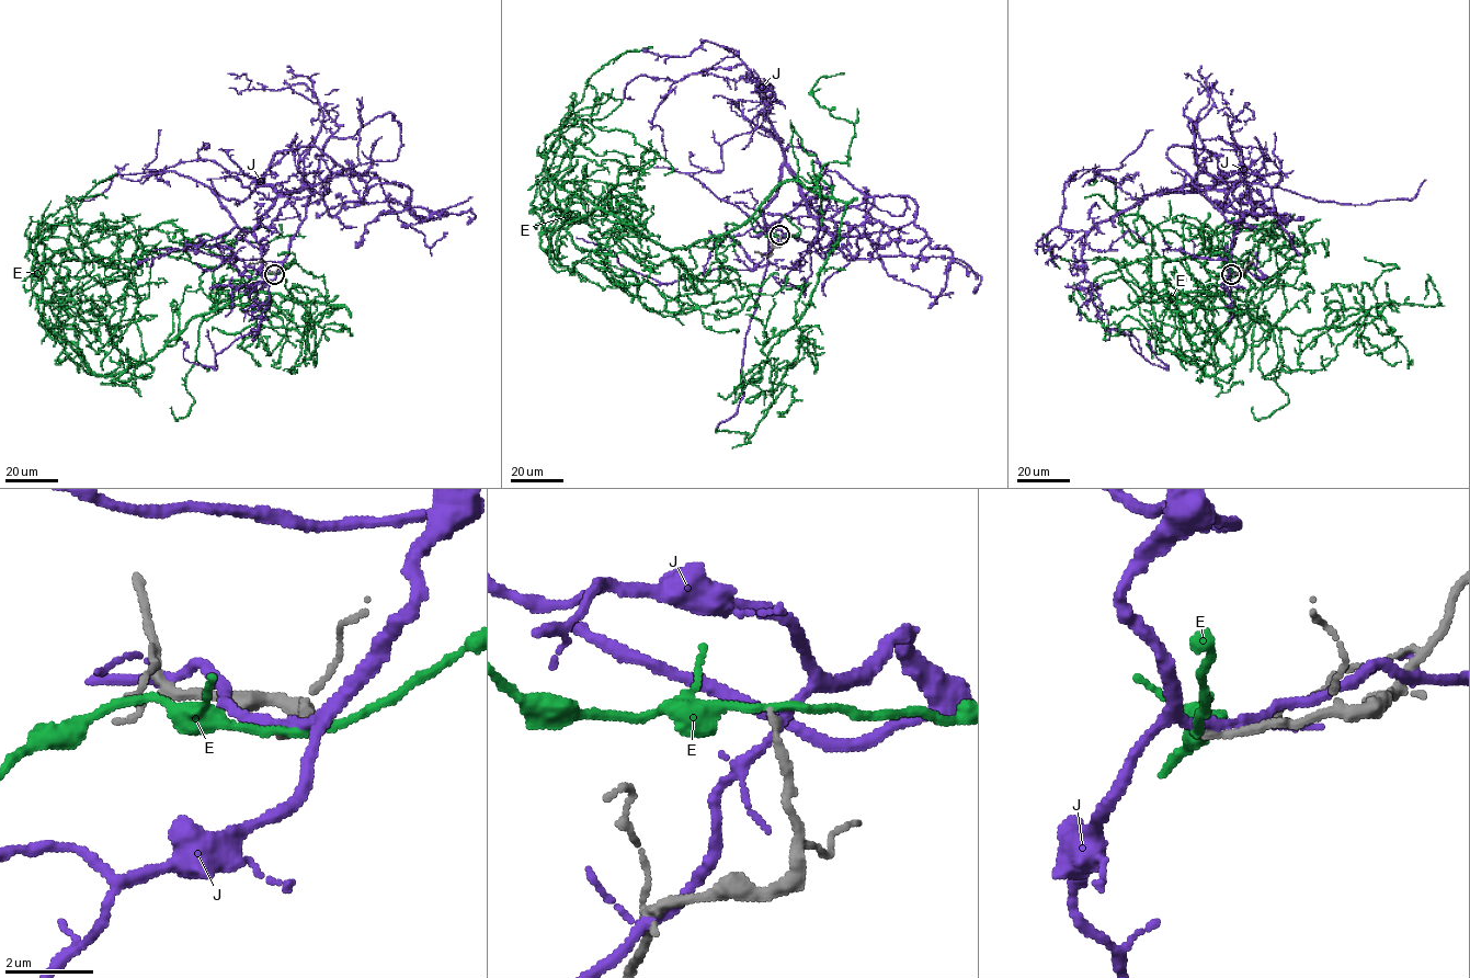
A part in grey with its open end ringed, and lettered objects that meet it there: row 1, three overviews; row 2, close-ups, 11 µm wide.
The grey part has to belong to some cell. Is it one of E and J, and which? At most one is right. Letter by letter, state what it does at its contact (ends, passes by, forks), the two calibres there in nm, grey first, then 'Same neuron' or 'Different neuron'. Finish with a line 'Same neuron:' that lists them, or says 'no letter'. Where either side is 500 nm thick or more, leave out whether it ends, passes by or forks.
E: It passes by. Thickness 180 nm (grey) against 180 nm. Different neuron
J: It passes by. Thickness 240 nm (grey) against 220 nm. Different neuron
Same neuron: no letter

